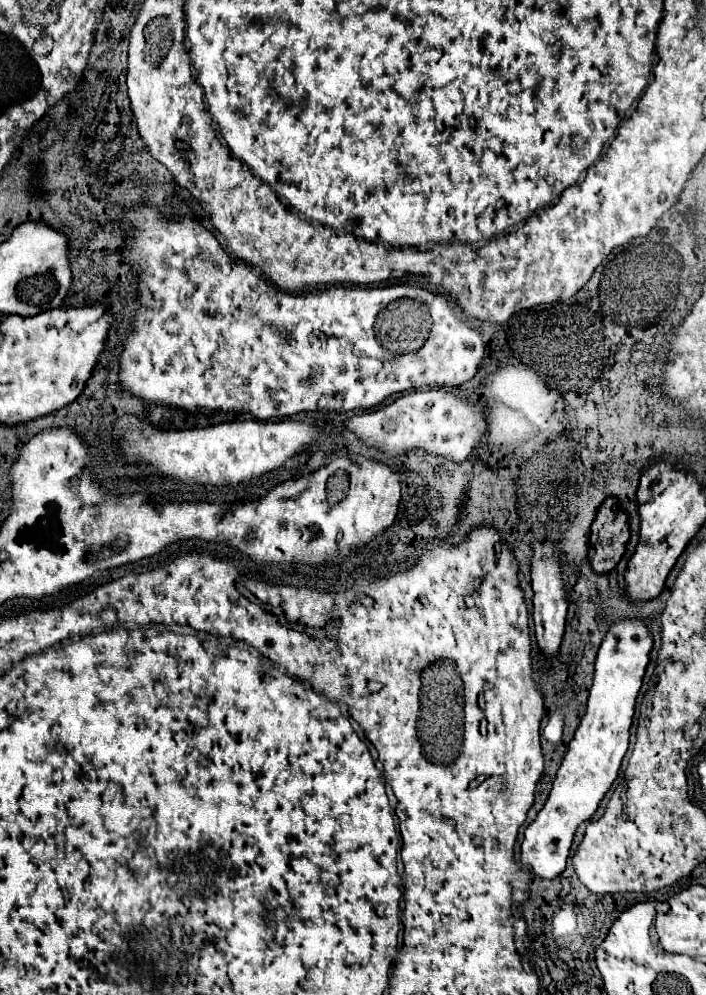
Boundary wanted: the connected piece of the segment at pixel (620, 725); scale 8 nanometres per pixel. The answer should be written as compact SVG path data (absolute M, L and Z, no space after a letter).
M620 619L610 625L598 649L594 685L590 689L586 715L568 745L542 811L526 827L522 841L522 865L530 867L542 879L554 879L564 871L576 827L594 815L598 803L618 777L620 763L628 749L628 729L632 725L634 705L650 661L652 645L652 635L644 621Z

